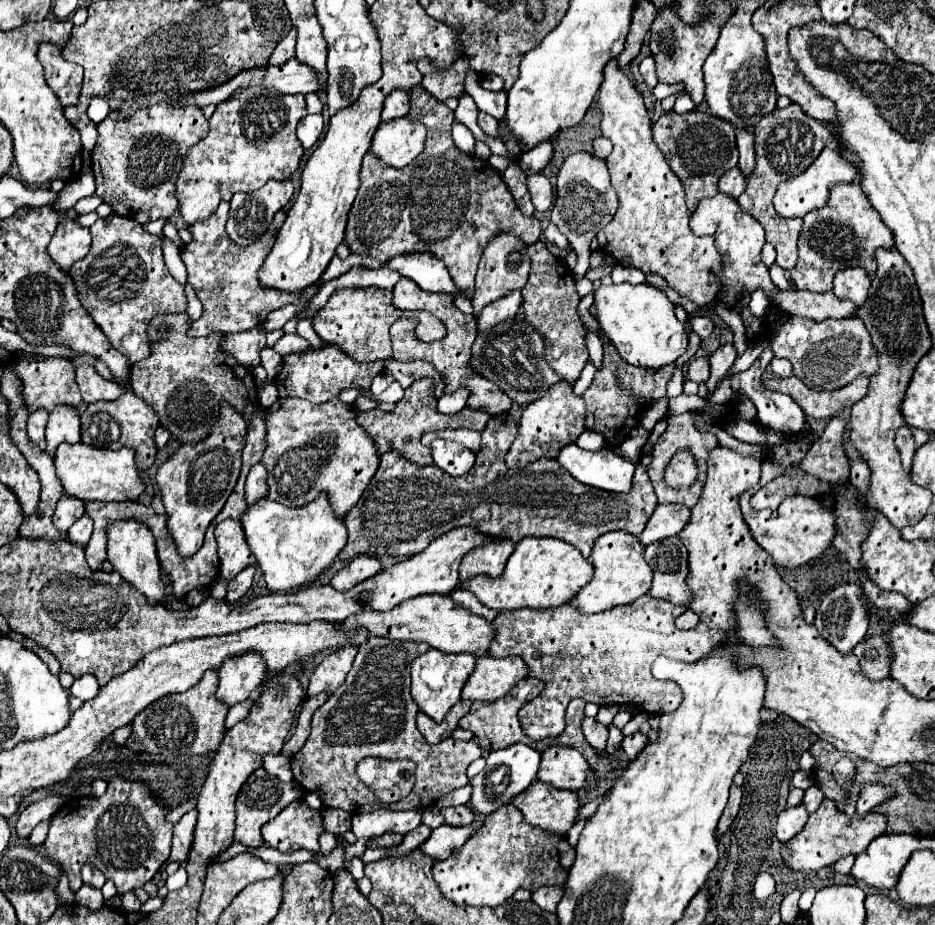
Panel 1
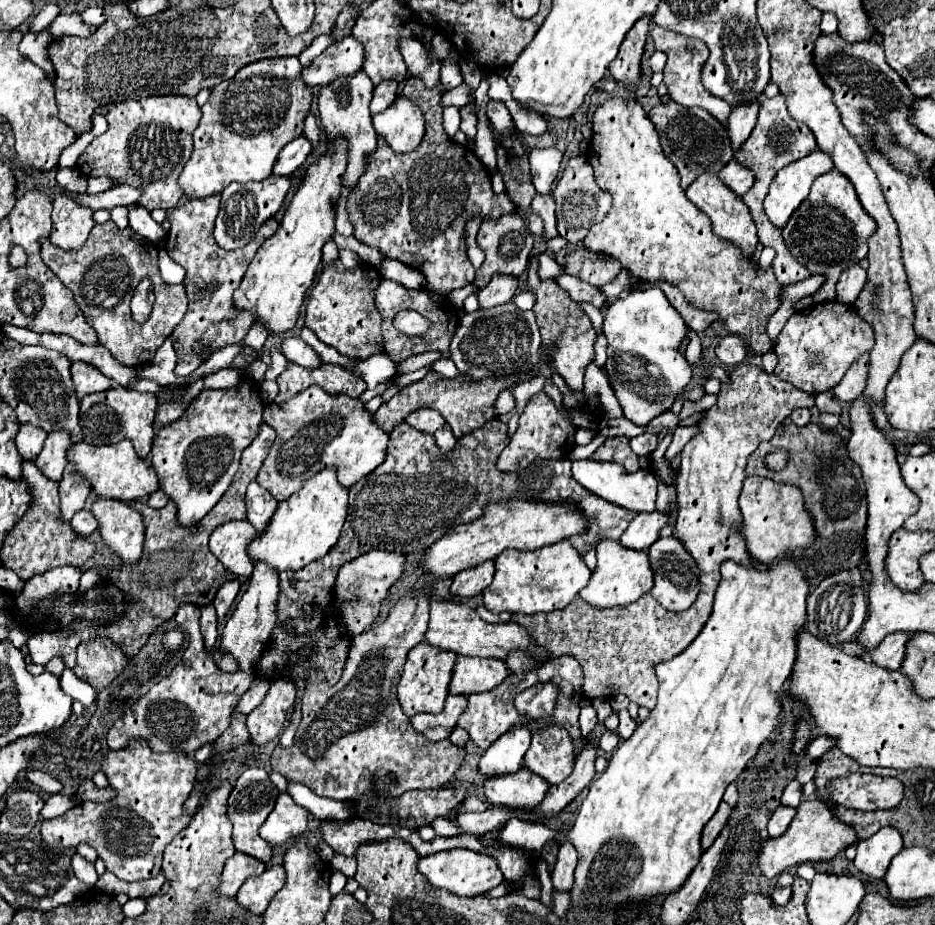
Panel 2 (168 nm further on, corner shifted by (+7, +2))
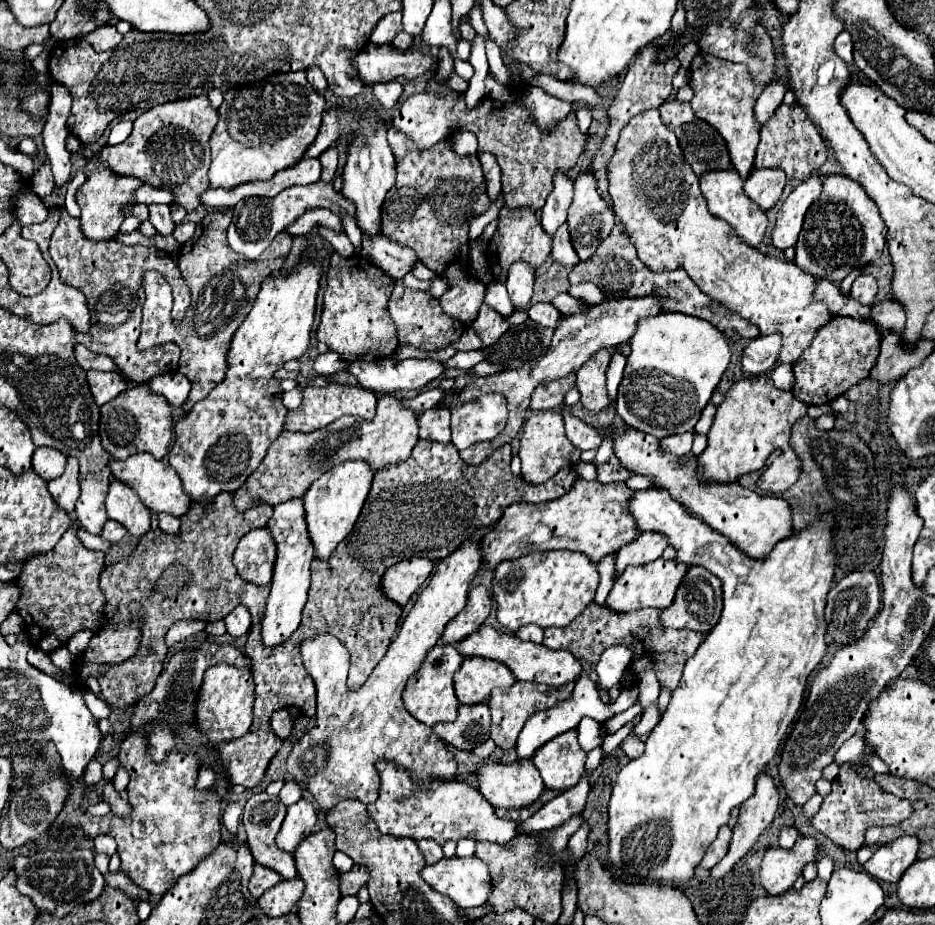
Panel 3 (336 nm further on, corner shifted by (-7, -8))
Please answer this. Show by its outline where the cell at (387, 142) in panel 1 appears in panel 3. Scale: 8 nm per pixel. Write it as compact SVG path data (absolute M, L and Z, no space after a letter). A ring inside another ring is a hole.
M426 90L414 94L394 110L392 124L408 138L412 138L420 150L450 138L458 130L474 132L478 136L478 152L494 154L498 166L502 168L504 202L510 208L530 206L532 210L540 210L552 192L554 174L558 170L564 174L572 170L588 142L588 134L580 132L574 114L568 114L552 130L544 132L536 126L532 114L522 104L484 96L474 110L468 110L464 92L448 92L440 96Z

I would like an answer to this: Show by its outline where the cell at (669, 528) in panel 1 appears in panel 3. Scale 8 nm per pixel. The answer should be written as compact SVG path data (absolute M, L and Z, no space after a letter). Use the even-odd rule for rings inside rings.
M642 532L638 540L620 548L620 552L616 554L616 574L620 576L626 566L642 566L654 562L662 556L666 544L668 542L664 540L664 536L656 536L654 532Z

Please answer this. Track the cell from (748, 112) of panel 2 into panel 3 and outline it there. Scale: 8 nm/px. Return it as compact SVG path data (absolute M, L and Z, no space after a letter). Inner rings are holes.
M774 78L774 80L764 88L764 92L762 92L760 98L756 100L756 108L754 108L756 120L758 120L760 124L764 124L764 122L772 116L772 112L782 104L782 98L784 98L786 92L788 92L788 86L786 86L786 82L784 82L782 78Z

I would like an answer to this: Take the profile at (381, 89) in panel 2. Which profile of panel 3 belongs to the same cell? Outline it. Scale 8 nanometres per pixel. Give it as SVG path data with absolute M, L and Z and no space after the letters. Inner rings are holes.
M396 80L372 84L372 94L384 108L394 108L394 104L398 102L398 98L402 94L402 86Z

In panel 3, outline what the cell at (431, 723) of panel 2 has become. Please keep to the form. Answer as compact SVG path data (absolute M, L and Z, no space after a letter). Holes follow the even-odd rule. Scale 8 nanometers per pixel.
M486 702L460 706L456 722L438 722L434 732L444 742L470 752L490 738L490 708Z

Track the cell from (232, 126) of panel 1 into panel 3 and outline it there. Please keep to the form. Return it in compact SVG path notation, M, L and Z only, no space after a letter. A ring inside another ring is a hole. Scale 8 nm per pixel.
M290 72L290 74L276 74L268 76L256 84L232 88L224 92L224 102L218 108L220 120L212 134L212 164L210 164L210 186L212 188L234 188L244 182L252 180L270 180L278 170L294 166L306 148L316 138L322 114L326 110L326 100L314 92L314 88L308 84L304 72Z

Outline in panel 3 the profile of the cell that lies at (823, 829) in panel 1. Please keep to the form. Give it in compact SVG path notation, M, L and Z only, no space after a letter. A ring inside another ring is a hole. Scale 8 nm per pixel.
M798 838L792 850L768 848L760 864L760 882L770 896L786 892L802 868L820 856L816 838Z

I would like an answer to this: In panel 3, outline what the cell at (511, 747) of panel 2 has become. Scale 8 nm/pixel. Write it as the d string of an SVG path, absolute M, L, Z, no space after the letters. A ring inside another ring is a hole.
M580 678L580 680L576 682L576 686L574 686L574 692L572 692L570 698L562 700L562 702L556 704L554 708L548 708L548 710L544 710L544 712L536 712L536 714L532 714L532 716L526 720L526 724L524 724L522 732L520 732L518 744L516 744L518 758L532 758L534 752L536 752L542 744L546 744L548 740L552 740L552 738L558 736L558 734L564 734L564 732L568 732L568 730L574 730L584 716L594 718L594 720L598 720L598 722L604 722L604 720L608 720L612 714L618 714L627 710L637 702L638 694L639 691L636 685L624 688L615 703L608 706L608 704L602 704L602 700L598 698L596 682L590 680L590 678Z

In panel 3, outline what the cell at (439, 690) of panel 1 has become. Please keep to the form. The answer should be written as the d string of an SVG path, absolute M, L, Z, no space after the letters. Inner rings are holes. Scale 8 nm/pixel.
M436 644L426 654L418 672L408 680L408 684L404 688L404 706L416 720L420 720L426 726L456 720L456 716L458 716L458 698L454 694L452 678L454 678L456 670L460 668L460 664L462 664L462 656L450 644L444 644L444 646Z

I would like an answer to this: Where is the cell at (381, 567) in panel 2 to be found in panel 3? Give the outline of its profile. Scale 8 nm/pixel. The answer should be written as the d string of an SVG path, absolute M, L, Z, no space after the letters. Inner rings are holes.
M428 558L402 560L392 568L388 568L382 580L382 590L388 598L396 600L400 606L406 606L410 596L426 582L432 568L434 562Z

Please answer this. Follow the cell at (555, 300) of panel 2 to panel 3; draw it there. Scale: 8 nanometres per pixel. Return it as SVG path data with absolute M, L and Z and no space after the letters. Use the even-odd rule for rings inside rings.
M600 350L588 364L584 364L576 374L576 386L580 390L580 402L584 408L592 412L600 412L610 406L608 390L606 390L606 368L610 362L610 352Z

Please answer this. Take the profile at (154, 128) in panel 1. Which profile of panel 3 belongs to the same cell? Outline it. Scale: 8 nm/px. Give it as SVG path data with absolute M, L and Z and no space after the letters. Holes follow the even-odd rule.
M204 94L154 106L134 120L134 130L122 144L104 146L98 162L124 176L136 176L154 188L172 190L176 202L194 212L200 206L200 194L210 186L208 168L212 156L208 140L216 122L218 112Z

